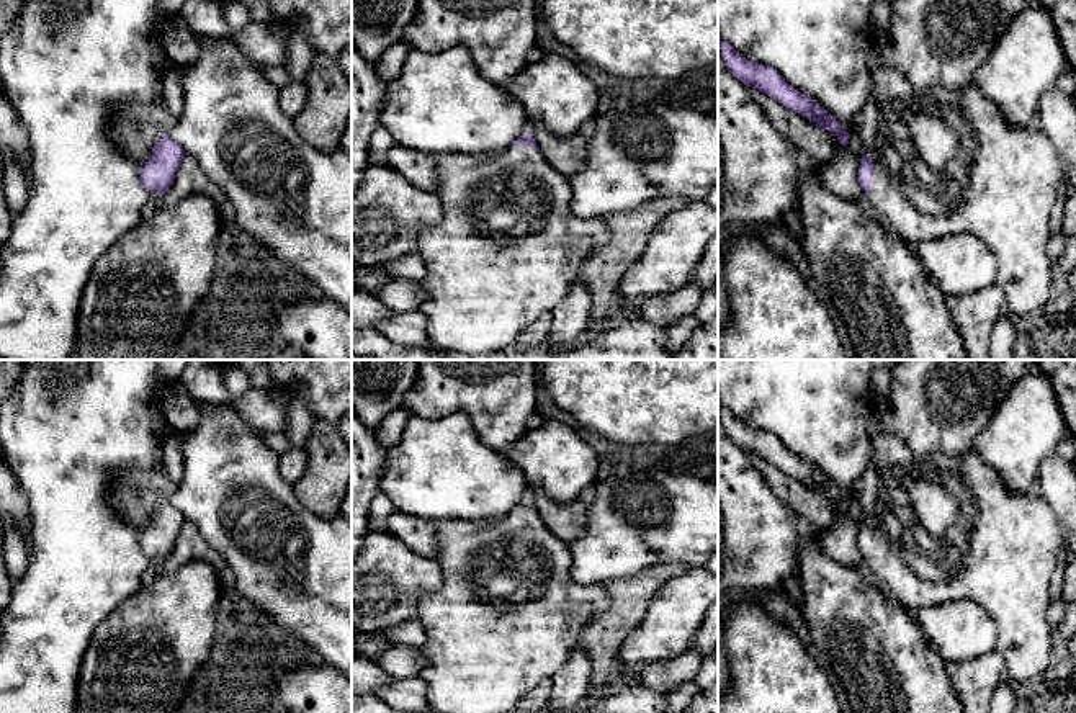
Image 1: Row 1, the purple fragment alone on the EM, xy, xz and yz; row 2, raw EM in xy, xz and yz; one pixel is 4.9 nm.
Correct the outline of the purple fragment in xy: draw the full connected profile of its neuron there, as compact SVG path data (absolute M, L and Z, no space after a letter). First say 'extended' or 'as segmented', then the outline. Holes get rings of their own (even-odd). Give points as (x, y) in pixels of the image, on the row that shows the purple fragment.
extended | M164 96L154 103L121 101L110 123L111 141L144 165L141 182L150 191L152 204L164 200L186 155L170 137L175 123Z

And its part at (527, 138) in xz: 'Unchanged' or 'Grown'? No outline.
Grown

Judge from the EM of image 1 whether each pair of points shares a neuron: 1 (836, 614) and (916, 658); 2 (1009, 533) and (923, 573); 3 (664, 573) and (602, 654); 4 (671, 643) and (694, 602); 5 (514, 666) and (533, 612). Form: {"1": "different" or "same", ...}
{"1": "same", "2": "same", "3": "same", "4": "same", "5": "same"}

